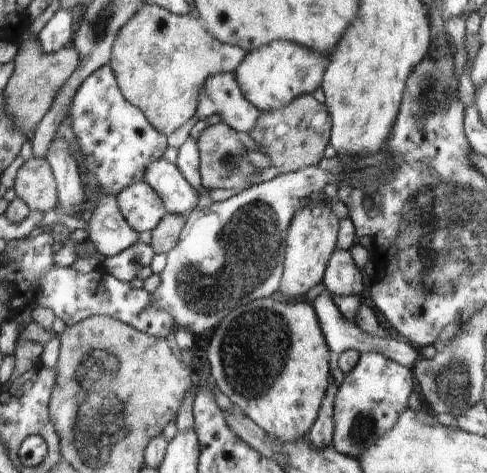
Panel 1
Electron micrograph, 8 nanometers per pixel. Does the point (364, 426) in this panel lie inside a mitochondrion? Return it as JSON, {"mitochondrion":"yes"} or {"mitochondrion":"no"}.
{"mitochondrion":"yes"}

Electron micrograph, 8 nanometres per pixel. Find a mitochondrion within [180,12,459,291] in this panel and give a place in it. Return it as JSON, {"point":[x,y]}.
{"point":[435,95]}

